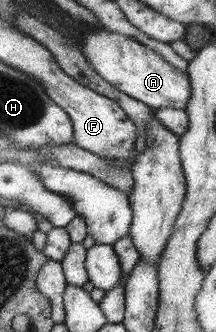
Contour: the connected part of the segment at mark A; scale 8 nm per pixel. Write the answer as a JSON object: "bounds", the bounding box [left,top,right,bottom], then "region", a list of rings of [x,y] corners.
{"bounds":[80,27,191,110],"region":[[[99,27],[97,31],[85,37],[80,49],[89,67],[121,93],[152,110],[161,107],[185,109],[191,94],[187,74],[169,65],[157,52],[137,42],[135,38]]]}

